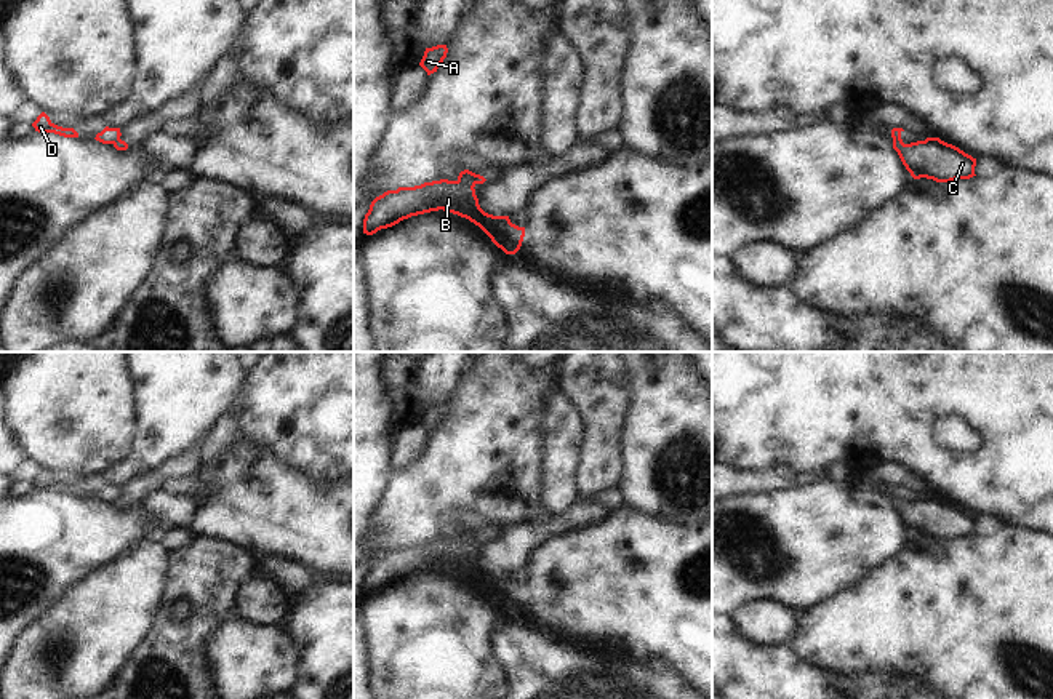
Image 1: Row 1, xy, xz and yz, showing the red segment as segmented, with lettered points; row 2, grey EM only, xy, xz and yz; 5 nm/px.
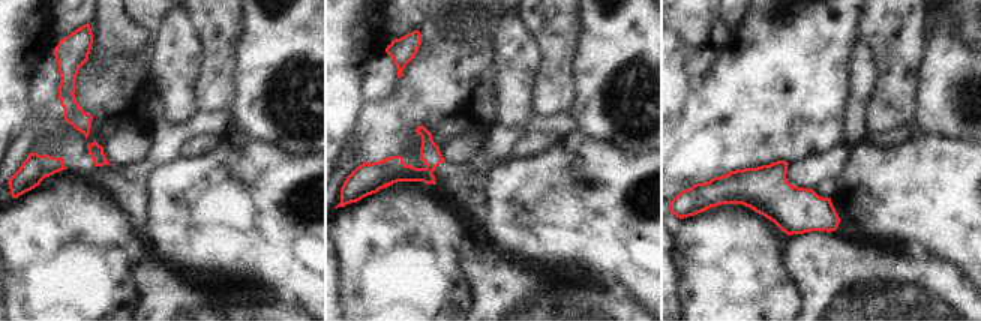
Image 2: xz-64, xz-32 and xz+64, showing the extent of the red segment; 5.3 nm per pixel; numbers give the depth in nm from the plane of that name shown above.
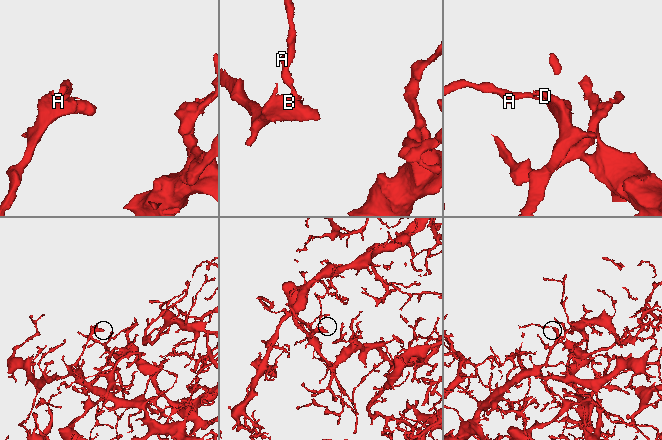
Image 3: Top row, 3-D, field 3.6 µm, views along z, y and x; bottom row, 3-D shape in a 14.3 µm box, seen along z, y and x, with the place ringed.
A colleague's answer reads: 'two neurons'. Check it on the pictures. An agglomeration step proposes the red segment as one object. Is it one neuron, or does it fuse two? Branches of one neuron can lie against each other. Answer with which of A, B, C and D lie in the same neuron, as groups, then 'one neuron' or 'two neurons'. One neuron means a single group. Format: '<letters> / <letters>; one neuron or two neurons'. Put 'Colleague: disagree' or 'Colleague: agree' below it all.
A / B C D; two neurons
Colleague: agree

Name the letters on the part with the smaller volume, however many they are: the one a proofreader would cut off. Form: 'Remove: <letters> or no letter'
Remove: A

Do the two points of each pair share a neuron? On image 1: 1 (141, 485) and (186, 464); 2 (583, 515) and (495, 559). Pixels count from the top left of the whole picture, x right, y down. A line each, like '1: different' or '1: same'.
1: same
2: same

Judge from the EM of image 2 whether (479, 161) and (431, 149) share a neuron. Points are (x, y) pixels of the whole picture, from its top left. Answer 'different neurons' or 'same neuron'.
same neuron

